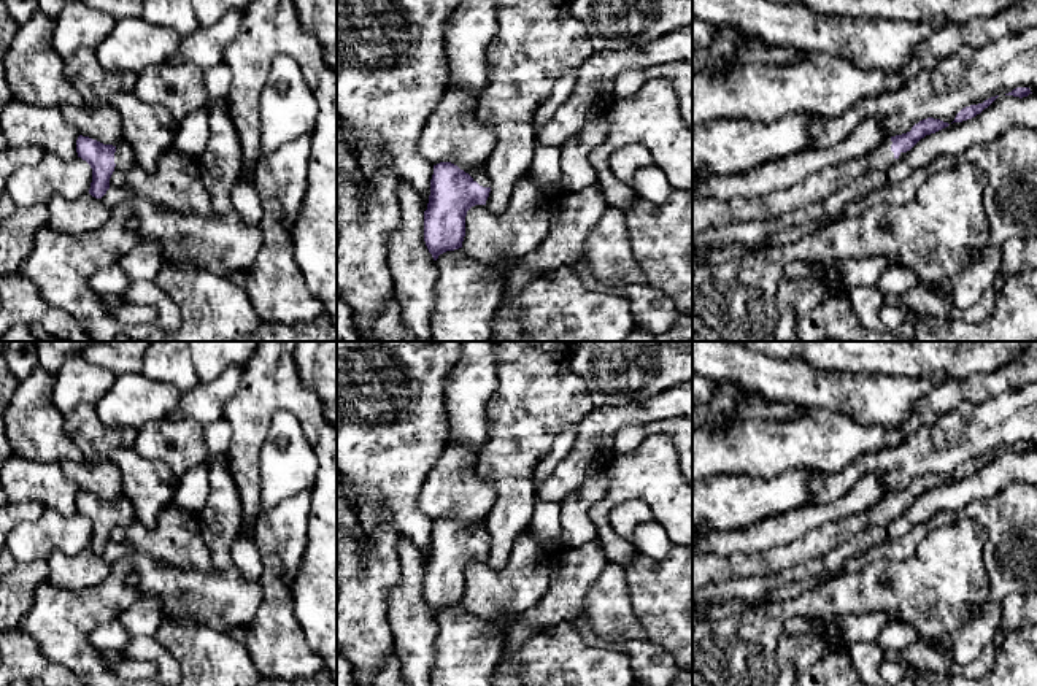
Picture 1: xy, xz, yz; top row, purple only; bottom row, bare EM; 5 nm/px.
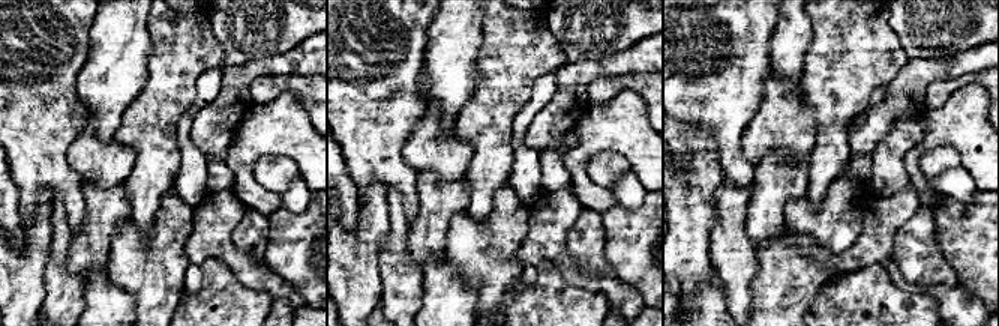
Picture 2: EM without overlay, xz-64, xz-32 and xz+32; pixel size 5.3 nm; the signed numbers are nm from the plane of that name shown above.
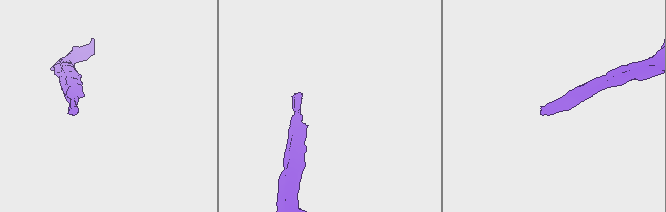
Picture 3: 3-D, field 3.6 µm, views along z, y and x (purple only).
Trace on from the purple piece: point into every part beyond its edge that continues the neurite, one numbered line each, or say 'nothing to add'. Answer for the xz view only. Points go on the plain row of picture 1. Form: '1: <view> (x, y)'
1: xz (480, 531)

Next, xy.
1: xy (124, 513)

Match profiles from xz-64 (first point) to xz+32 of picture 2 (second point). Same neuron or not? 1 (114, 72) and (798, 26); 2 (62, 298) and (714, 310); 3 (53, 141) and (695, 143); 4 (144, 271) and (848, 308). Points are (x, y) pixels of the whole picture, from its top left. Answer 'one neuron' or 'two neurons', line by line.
1: one neuron
2: two neurons
3: two neurons
4: two neurons

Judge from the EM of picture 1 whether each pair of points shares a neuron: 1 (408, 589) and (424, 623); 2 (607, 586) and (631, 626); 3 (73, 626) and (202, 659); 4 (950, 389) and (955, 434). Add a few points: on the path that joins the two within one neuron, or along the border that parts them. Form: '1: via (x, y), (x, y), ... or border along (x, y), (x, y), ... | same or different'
1: via (408, 597), (408, 607), (416, 615) | same
2: via (607, 596), (607, 602), (621, 616) | same
3: border along (153, 635), (183, 669) | different
4: border along (986, 399), (958, 404), (918, 427) | different

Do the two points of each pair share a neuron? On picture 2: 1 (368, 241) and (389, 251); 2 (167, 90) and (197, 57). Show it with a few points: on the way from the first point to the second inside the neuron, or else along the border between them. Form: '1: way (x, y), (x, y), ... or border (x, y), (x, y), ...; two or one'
1: border (387, 212), (380, 281); two
2: way (171, 83), (189, 65); one

